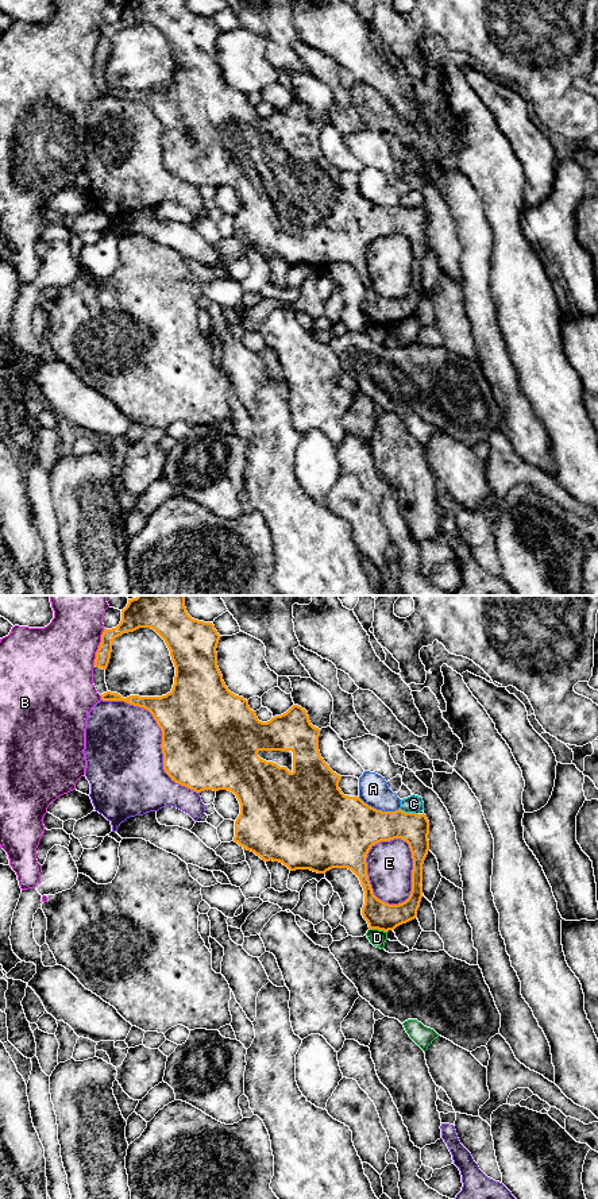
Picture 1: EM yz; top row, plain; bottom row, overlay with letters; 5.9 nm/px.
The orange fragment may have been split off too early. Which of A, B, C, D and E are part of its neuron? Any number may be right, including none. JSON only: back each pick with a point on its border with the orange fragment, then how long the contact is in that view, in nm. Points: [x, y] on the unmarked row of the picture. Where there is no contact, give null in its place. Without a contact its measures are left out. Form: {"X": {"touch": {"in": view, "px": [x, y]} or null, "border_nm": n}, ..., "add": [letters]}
{"add": []}

